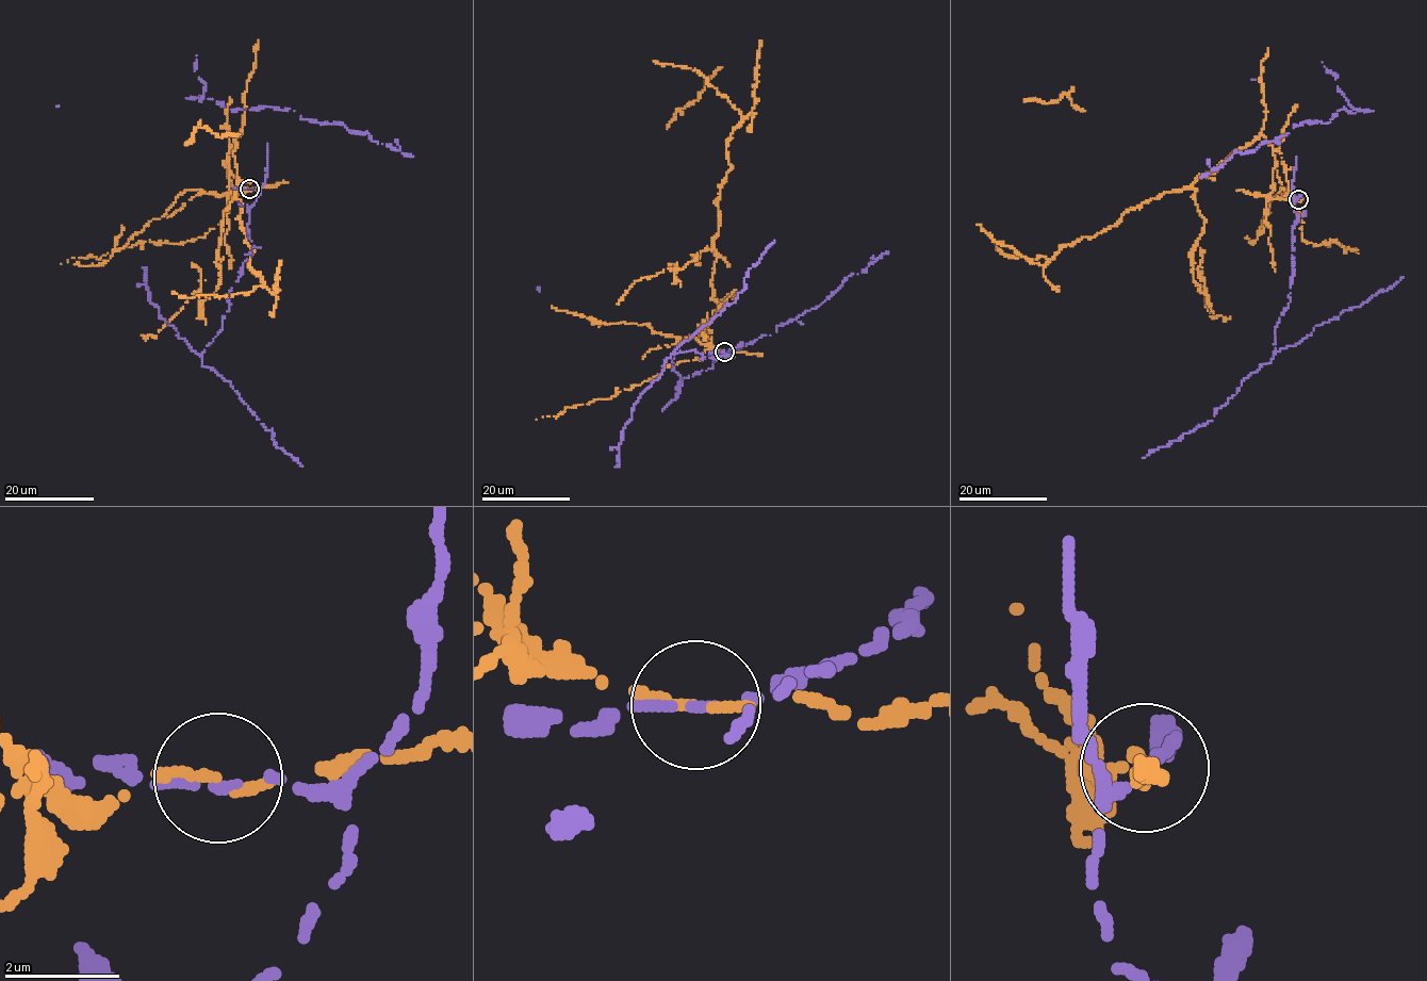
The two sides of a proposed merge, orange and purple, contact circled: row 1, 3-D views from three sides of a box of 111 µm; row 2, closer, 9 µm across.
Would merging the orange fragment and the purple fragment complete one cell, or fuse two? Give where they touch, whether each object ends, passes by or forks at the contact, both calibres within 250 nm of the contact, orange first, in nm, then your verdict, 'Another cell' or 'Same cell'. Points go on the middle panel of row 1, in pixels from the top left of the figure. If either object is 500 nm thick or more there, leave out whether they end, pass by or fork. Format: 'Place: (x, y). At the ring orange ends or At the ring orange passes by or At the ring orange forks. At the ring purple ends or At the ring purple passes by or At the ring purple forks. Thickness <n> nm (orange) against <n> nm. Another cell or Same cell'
Place: (724, 352). At the ring orange ends. At the ring purple passes by. Thickness 180 nm (orange) against 130 nm. Another cell

